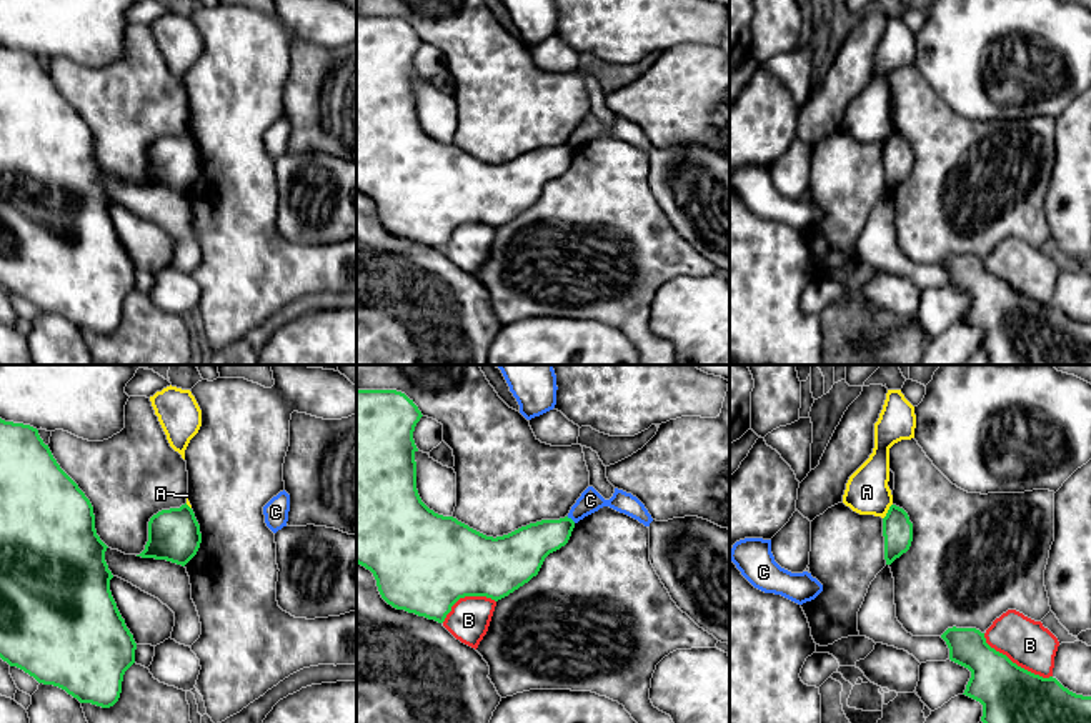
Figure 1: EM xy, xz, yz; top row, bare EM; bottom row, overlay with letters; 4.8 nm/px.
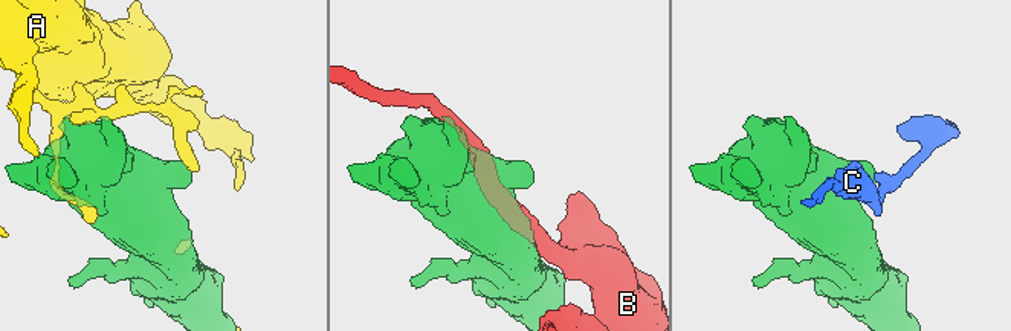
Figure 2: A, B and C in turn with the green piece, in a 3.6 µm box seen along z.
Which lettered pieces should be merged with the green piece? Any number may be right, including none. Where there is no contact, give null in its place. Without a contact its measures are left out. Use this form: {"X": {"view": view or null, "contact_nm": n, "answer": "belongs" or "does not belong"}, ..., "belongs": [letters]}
{"A": {"view": "yz", "contact_nm": 90, "answer": "does not belong"}, "B": {"view": "yz", "contact_nm": 400, "answer": "does not belong"}, "C": {"view": "xz", "contact_nm": 50, "answer": "does not belong"}, "belongs": []}

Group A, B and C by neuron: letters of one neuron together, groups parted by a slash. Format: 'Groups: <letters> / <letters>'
Groups: A / B / C

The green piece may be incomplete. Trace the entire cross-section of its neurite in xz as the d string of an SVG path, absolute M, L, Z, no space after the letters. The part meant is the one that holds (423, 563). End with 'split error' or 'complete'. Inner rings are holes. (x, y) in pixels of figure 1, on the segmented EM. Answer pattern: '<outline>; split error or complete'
M356 390L356 563L373 573L388 605L443 623L460 598L486 596L498 601L528 583L545 558L568 543L575 521L568 516L541 520L493 538L430 510L416 490L418 448L413 431L421 416L413 400L401 391Z; complete

